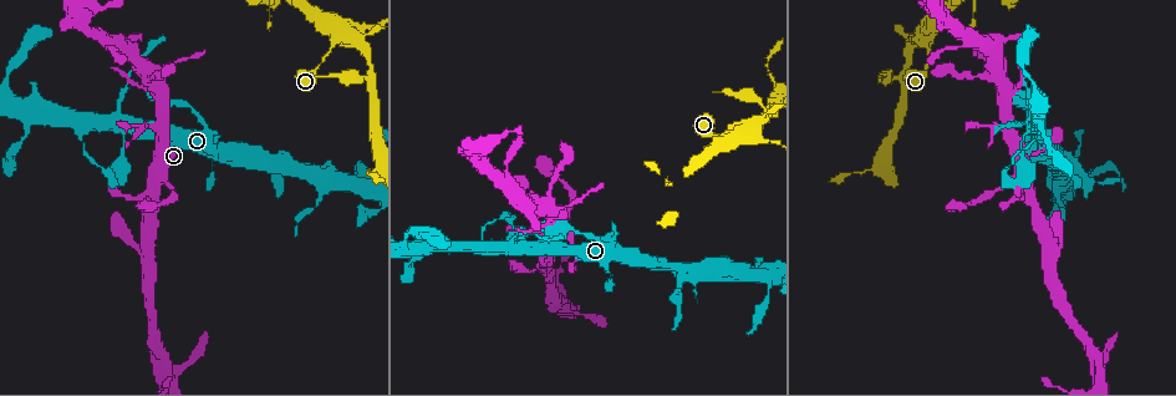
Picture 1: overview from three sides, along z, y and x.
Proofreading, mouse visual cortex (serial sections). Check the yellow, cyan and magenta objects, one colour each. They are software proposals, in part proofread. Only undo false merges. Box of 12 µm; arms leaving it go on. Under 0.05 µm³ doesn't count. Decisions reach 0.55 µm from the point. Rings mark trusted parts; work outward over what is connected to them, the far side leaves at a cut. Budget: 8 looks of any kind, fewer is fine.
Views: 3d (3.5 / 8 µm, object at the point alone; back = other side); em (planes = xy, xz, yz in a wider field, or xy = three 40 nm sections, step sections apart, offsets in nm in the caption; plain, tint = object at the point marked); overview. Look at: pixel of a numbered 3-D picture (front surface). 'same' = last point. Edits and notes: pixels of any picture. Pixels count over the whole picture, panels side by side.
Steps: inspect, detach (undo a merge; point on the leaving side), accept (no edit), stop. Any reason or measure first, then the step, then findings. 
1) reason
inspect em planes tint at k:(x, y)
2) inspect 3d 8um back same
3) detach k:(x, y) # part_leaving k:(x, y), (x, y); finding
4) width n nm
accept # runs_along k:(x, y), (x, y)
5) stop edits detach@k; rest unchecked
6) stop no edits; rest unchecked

branch point
inspect 3d 3.5um at 1:(721, 271)

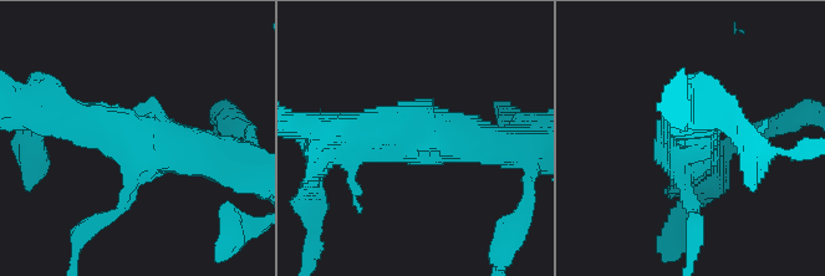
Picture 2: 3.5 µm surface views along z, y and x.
inspect em xy step 3 tint at 2:(417, 130)

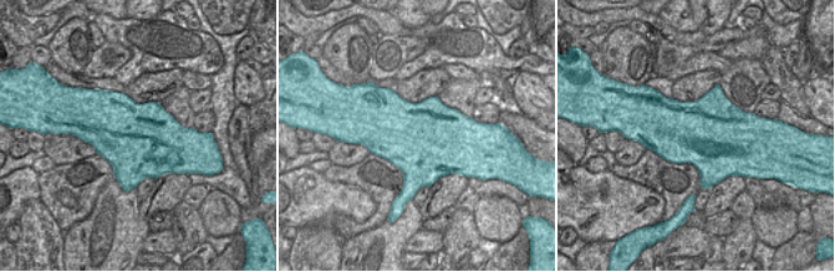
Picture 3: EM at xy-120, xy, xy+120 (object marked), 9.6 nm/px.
accept # runs_along 2:(57, 114), (218, 157); all the same cell

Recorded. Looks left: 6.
narrows sharply
inspect 3d 3.5um at 1:(766, 116)

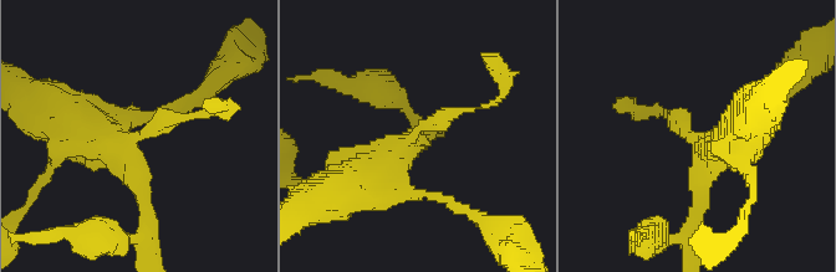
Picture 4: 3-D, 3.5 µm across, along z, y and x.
shape alone is not enough
inspect em xy step 3 plain at 4:(140, 135)

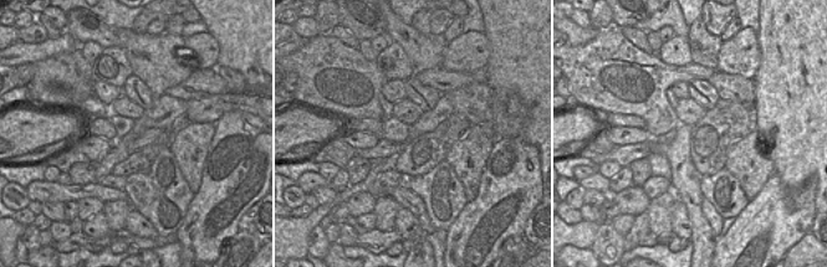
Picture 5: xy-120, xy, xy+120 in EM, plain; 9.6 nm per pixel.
inspect em xy step 3 tint same

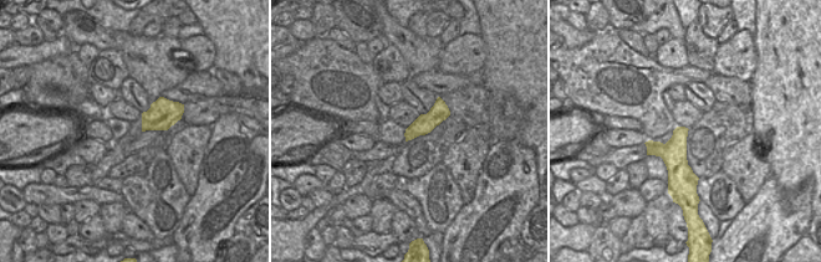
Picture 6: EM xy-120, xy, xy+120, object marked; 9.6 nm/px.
width 190 nm
accept # runs_along 4:(368, 174), (426, 123), (468, 107); continuous, no second cell

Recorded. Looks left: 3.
sharp bend
inspect 3d 3.5um at 1:(164, 180)

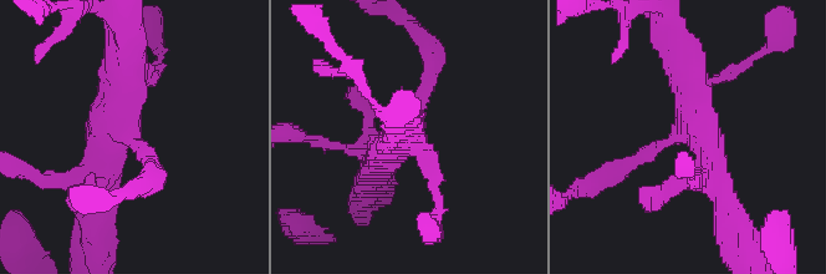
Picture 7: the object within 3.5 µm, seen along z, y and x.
arms 3; arm_widths 200, 400, 400 nm
inspect em xy step 5 tint at 7:(669, 140)

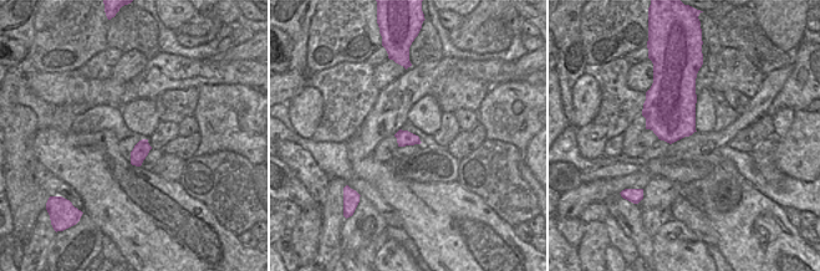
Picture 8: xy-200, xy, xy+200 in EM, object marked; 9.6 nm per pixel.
accept # runs_along 7:(698, 79), (694, 120), (606, 177); all the same cell

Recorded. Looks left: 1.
stop no edits; rest unchecked

